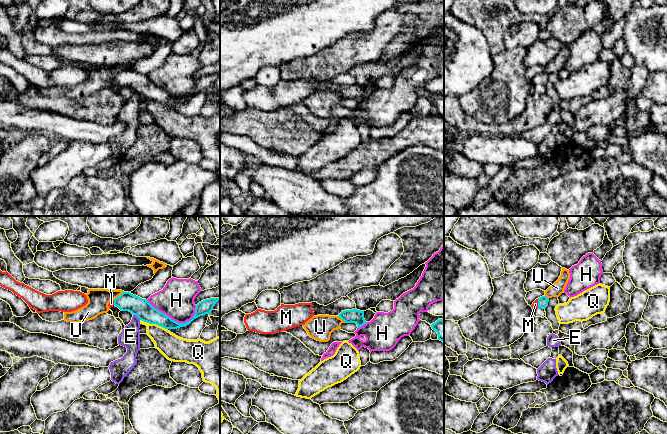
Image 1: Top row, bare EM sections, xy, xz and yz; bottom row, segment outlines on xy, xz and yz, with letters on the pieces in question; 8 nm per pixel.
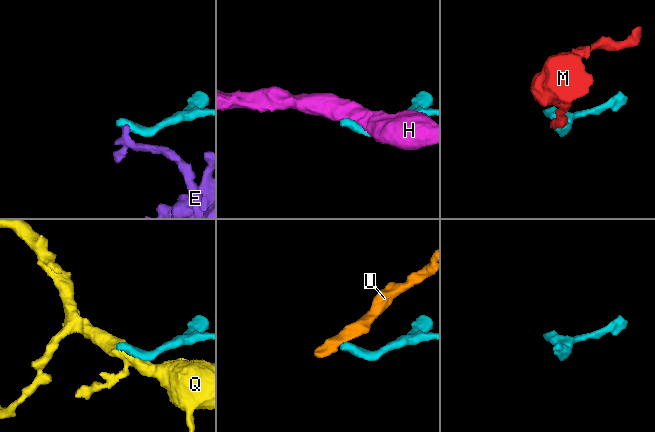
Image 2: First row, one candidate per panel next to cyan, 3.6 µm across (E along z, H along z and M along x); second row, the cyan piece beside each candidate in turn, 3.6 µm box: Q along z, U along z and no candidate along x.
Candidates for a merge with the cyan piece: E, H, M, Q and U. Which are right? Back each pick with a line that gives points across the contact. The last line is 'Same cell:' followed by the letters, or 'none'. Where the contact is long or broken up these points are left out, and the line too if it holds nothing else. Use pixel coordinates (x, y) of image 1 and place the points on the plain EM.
M: way yz (543, 77), (538, 79), (535, 80)
Same cell: M

